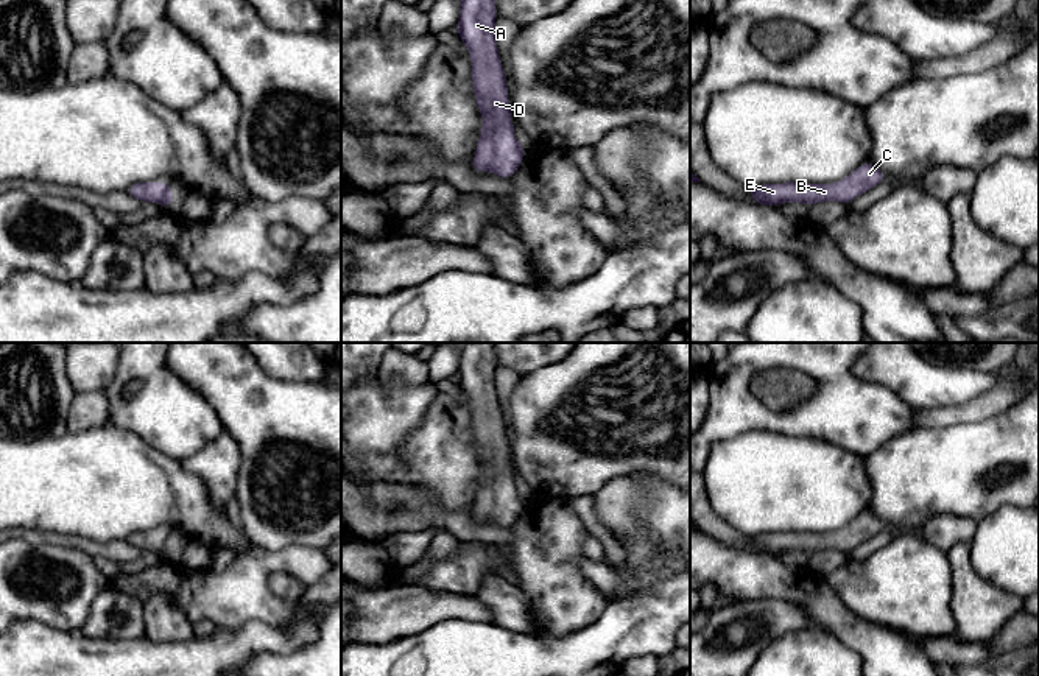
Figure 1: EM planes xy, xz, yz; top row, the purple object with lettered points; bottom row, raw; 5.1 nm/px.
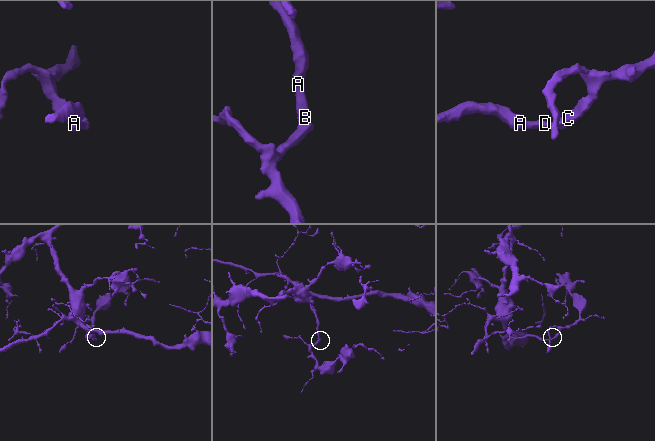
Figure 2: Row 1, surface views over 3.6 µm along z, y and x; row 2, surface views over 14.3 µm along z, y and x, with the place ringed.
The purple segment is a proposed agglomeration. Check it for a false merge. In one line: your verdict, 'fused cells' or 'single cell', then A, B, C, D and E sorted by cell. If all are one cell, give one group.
single cell | A B C D E

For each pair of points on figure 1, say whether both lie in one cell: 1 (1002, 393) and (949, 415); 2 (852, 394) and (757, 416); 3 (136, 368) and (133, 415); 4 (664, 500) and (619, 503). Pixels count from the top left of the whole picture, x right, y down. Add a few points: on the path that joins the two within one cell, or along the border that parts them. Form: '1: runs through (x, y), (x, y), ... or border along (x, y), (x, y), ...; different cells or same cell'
1: runs through (989, 404), (961, 413); same cell
2: runs through (829, 415), (806, 421), (781, 421); same cell
3: runs through (147, 379), (147, 401), (144, 404); same cell
4: runs through (653, 503), (630, 503); same cell

